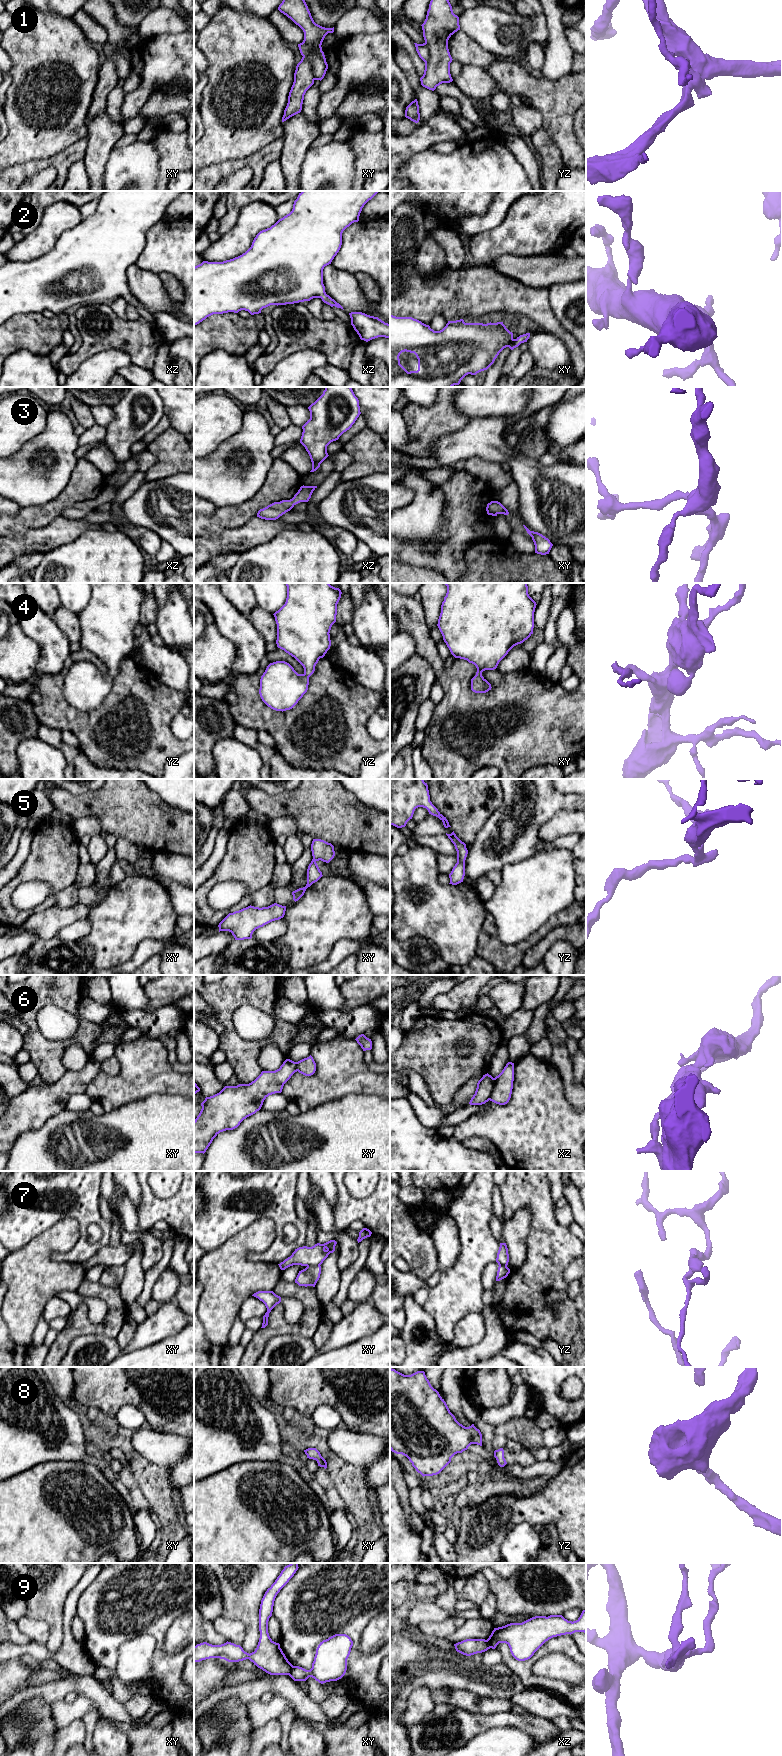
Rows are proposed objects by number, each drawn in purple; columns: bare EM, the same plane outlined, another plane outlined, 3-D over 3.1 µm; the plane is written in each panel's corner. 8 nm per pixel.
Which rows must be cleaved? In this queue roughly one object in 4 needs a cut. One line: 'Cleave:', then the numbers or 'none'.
Cleave: 1, 6, 7, 9

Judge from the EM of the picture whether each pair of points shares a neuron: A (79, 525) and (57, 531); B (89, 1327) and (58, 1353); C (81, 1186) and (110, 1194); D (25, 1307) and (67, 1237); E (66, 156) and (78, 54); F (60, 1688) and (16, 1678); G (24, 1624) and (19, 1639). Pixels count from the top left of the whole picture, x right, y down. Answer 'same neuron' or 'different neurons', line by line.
A: same neuron
B: same neuron
C: different neurons
D: same neuron
E: different neurons
F: different neurons
G: different neurons

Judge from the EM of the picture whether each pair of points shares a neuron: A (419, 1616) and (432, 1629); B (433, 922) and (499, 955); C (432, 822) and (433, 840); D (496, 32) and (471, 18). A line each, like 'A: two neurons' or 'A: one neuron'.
A: two neurons
B: two neurons
C: two neurons
D: one neuron

